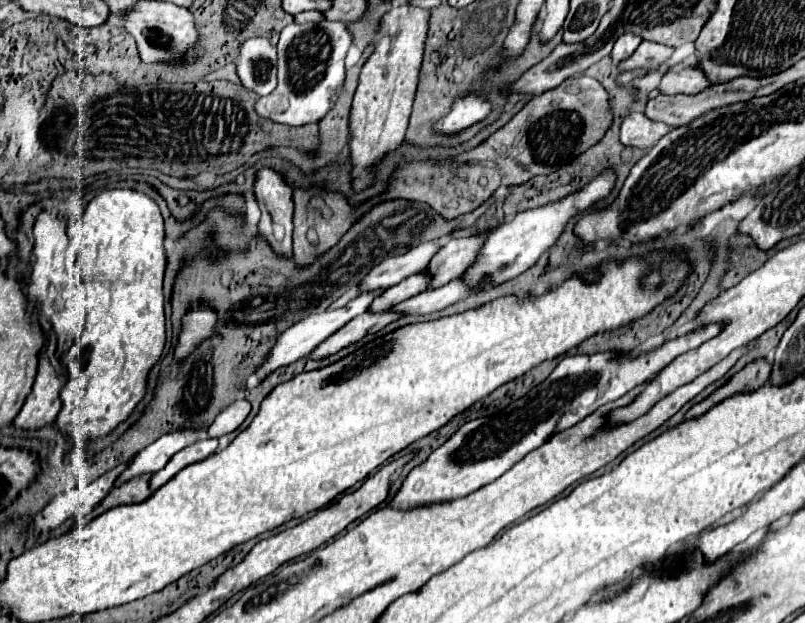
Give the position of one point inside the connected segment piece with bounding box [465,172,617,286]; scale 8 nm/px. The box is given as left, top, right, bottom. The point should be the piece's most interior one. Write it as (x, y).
(516, 245)

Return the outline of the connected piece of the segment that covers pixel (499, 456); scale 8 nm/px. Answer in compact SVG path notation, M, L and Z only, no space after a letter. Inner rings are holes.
M707 326L703 330L675 338L649 354L639 356L615 352L565 356L537 388L533 388L517 402L511 402L503 412L465 422L445 444L433 450L425 462L421 462L407 474L399 492L391 500L391 506L407 512L419 506L463 498L479 490L481 486L493 482L503 472L507 472L509 466L519 462L527 452L539 448L553 434L571 428L603 404L613 402L635 386L647 382L657 372L661 372L673 358L717 336L719 330L719 326Z

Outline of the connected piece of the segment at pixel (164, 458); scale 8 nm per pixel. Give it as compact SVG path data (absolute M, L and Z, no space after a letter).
M187 430L187 434L185 432L179 432L179 434L175 432L175 434L161 436L157 442L153 442L151 446L147 446L141 454L137 454L129 462L129 468L125 468L121 472L121 478L115 480L115 486L121 486L123 482L127 482L127 480L131 480L131 478L135 478L139 474L161 470L175 452L183 450L185 446L193 444L195 440L197 440L197 434L193 430L191 430L191 434Z

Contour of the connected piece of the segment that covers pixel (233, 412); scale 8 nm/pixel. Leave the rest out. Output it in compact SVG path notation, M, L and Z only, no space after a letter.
M247 400L231 402L217 414L215 422L209 426L209 430L207 430L209 438L221 438L221 436L233 432L235 428L239 428L243 424L243 420L247 418L249 412L251 412L251 404Z

